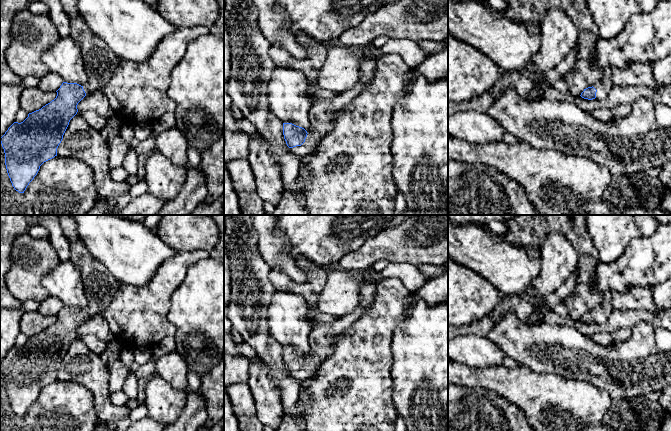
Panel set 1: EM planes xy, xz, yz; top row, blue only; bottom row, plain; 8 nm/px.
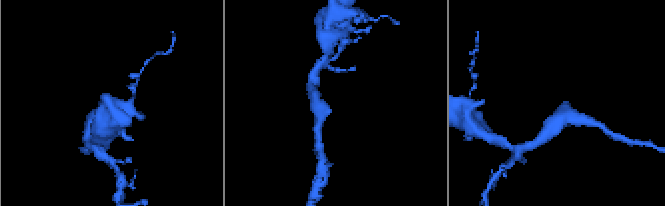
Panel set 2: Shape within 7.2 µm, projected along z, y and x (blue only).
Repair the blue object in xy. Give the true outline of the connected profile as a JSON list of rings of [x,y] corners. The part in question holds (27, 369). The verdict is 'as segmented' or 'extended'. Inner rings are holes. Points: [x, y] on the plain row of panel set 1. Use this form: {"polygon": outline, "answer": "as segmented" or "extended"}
{"polygon": [[[58,215],[58,217],[63,233],[70,243],[71,261],[81,273],[87,305],[83,310],[77,307],[63,306],[56,315],[57,320],[54,324],[41,333],[29,337],[23,346],[14,346],[0,362],[5,377],[8,400],[12,410],[19,417],[24,417],[44,386],[57,380],[57,372],[63,363],[69,346],[78,336],[78,327],[86,319],[101,314],[101,311],[113,301],[121,283],[91,255],[79,238],[76,223],[71,215]]], "answer": "extended"}

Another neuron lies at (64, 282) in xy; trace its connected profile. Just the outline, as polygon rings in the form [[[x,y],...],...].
[[[71,260],[60,262],[42,281],[50,296],[58,298],[63,306],[83,310],[87,305],[84,284],[79,269]]]

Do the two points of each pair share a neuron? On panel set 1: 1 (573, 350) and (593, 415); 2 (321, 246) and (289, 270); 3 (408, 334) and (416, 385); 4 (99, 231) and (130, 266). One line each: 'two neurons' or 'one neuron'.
1: two neurons
2: two neurons
3: one neuron
4: one neuron

